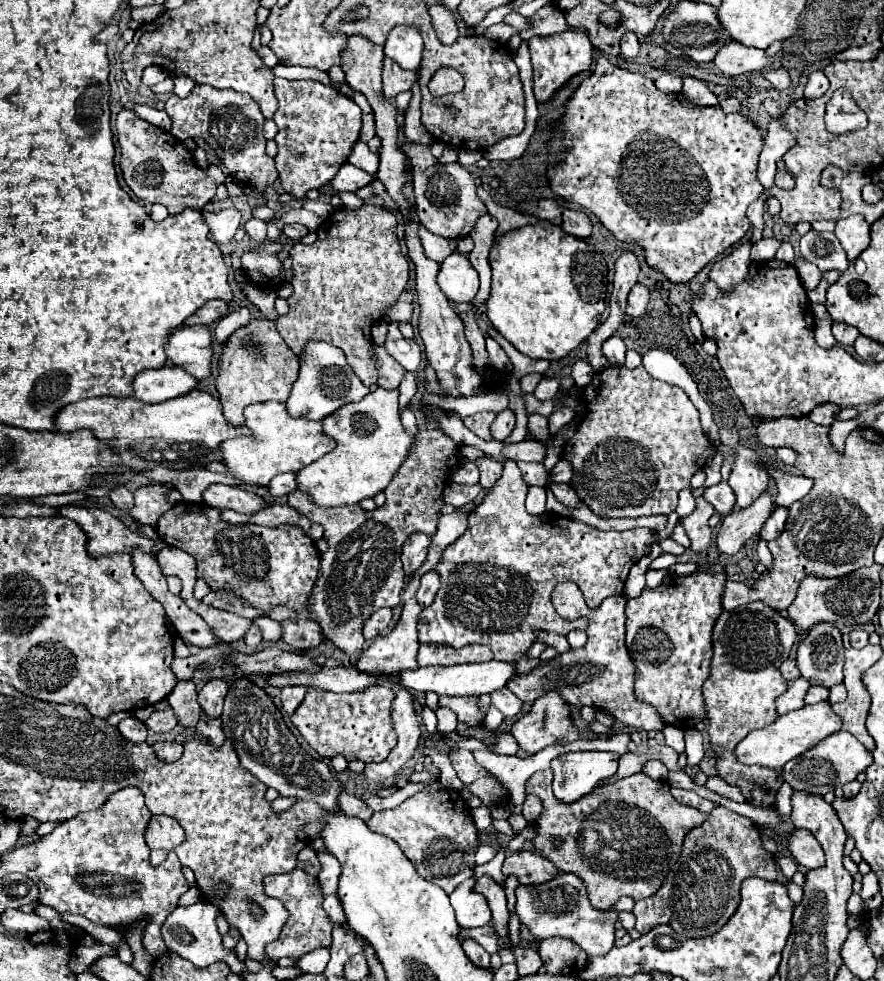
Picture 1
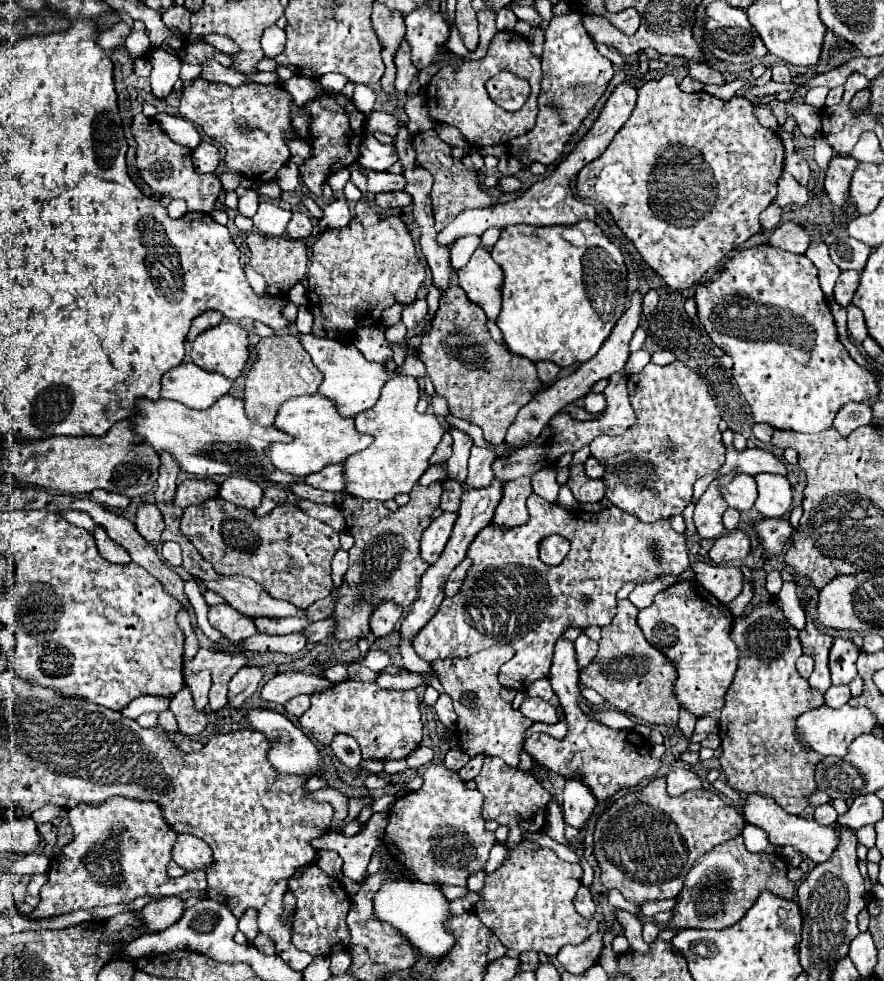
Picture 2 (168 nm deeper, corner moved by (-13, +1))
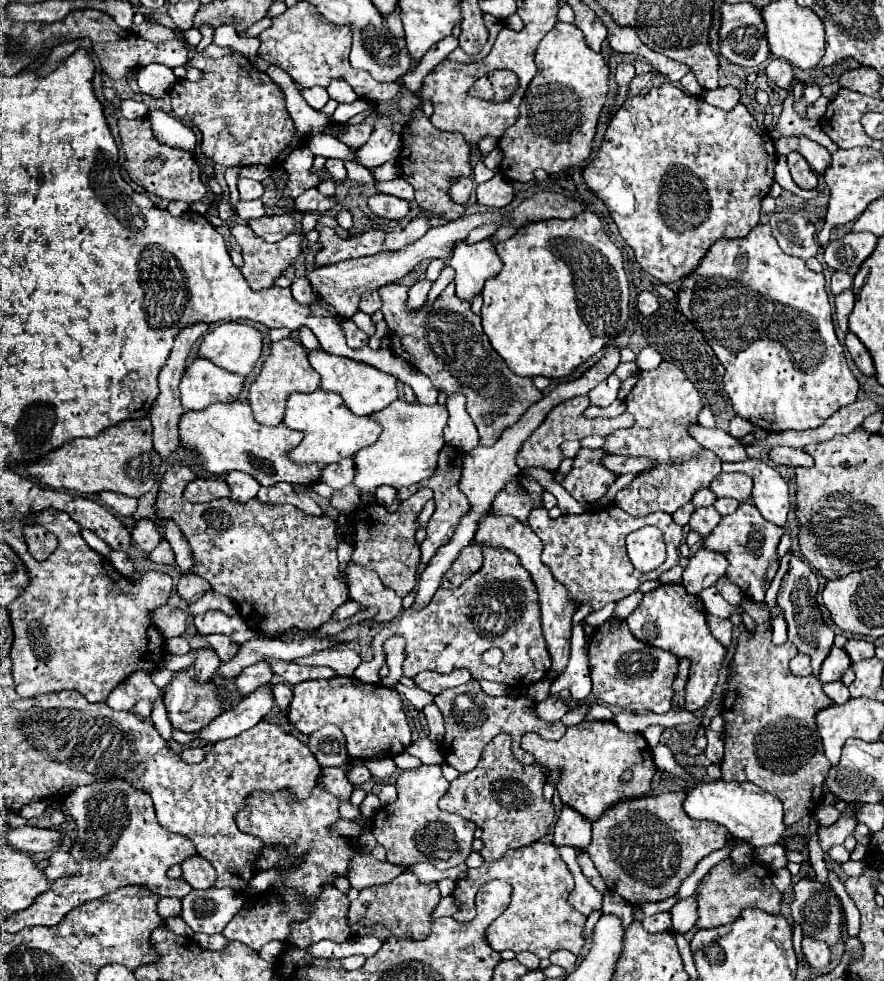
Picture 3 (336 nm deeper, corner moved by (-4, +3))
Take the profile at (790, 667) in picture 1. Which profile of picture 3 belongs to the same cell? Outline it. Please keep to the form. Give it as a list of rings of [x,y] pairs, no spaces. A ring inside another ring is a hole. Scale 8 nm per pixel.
[[[797,653],[797,655],[791,659],[791,671],[793,671],[795,675],[811,675],[811,661],[809,661],[809,655]]]

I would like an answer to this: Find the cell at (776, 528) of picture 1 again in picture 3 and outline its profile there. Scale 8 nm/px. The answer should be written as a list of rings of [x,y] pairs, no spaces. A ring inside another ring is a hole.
[[[741,503],[739,509],[731,515],[725,515],[719,525],[703,539],[703,547],[723,553],[729,561],[727,567],[727,579],[735,583],[741,591],[743,597],[763,603],[765,601],[765,591],[771,585],[777,569],[779,569],[779,557],[777,557],[777,545],[783,535],[783,529],[765,521],[757,507],[751,503]]]

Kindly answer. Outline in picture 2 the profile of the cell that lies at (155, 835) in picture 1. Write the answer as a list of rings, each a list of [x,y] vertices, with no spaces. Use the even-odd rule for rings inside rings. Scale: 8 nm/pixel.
[[[178,833],[176,835],[178,841],[174,843],[174,853],[172,853],[172,859],[184,867],[186,871],[190,869],[204,869],[206,865],[212,863],[212,851],[210,847],[194,837],[194,835],[184,835],[184,833]]]

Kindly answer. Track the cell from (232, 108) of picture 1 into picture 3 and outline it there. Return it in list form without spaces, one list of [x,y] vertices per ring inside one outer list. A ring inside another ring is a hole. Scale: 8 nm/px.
[[[211,43],[201,52],[194,51],[188,64],[201,69],[203,77],[195,83],[185,79],[177,81],[169,95],[175,117],[193,123],[201,131],[203,155],[225,167],[279,165],[281,157],[285,159],[299,139],[279,85],[275,85],[267,73],[257,71],[253,61],[231,47]]]

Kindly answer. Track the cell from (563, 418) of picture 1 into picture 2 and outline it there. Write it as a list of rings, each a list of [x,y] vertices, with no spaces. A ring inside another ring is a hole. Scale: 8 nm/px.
[[[588,393],[584,397],[584,409],[588,413],[600,413],[604,411],[604,407],[606,407],[606,399],[602,393]]]

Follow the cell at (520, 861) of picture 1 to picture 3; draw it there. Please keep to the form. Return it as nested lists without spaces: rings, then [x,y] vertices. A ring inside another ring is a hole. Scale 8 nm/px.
[[[537,841],[519,849],[510,849],[498,861],[484,862],[479,868],[468,870],[467,877],[457,881],[453,891],[457,913],[453,919],[459,923],[471,923],[475,917],[475,895],[483,883],[489,879],[504,879],[513,885],[513,899],[511,905],[505,909],[501,917],[497,917],[491,927],[485,929],[487,943],[495,951],[511,949],[515,953],[531,951],[539,959],[547,959],[557,949],[567,949],[571,953],[579,953],[585,945],[583,941],[583,927],[587,917],[575,911],[567,897],[573,891],[573,875],[567,869],[565,861],[561,859],[559,851],[551,843]]]

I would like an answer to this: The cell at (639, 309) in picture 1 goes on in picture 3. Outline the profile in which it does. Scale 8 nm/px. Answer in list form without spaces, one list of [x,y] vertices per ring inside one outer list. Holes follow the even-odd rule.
[[[641,291],[639,299],[637,299],[637,309],[643,315],[651,315],[651,313],[655,313],[659,309],[659,301],[651,291]]]

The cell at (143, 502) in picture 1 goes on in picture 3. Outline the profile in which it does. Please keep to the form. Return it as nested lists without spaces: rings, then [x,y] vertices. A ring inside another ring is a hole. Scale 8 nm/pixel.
[[[195,479],[185,489],[185,499],[193,503],[205,503],[221,497],[229,497],[229,485],[223,479]]]

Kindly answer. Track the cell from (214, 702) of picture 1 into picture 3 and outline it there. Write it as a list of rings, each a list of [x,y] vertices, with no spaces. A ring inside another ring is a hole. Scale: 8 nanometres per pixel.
[[[261,661],[261,663],[255,663],[255,665],[245,667],[241,671],[241,675],[235,679],[235,685],[237,685],[237,691],[241,695],[249,695],[257,687],[261,687],[265,683],[271,683],[271,677],[273,677],[273,671],[271,671],[269,663],[267,661]]]

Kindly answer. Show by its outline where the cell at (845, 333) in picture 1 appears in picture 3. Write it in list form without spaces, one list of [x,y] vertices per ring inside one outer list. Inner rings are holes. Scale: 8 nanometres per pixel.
[[[845,289],[841,291],[841,295],[835,297],[835,313],[837,313],[837,323],[841,327],[843,333],[849,333],[847,329],[847,319],[853,311],[853,303],[855,303],[855,295],[853,295],[853,289]]]

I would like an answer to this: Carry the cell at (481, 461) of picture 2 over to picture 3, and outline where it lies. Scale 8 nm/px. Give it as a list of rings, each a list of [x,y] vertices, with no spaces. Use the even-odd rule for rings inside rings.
[[[393,283],[381,287],[379,293],[383,297],[381,311],[389,325],[391,351],[425,373],[435,389],[447,395],[463,393],[467,397],[467,413],[479,431],[481,445],[493,445],[505,429],[517,423],[521,415],[543,397],[529,377],[515,375],[491,347],[483,333],[481,317],[471,311],[471,303],[455,297],[453,283],[445,287],[435,303],[423,305],[417,311],[409,311],[407,307],[407,285]]]

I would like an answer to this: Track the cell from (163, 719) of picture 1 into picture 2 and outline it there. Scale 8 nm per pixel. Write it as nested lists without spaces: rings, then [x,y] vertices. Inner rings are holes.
[[[184,687],[170,701],[170,709],[178,721],[178,731],[184,735],[198,735],[206,727],[204,711],[196,711],[190,691]]]

